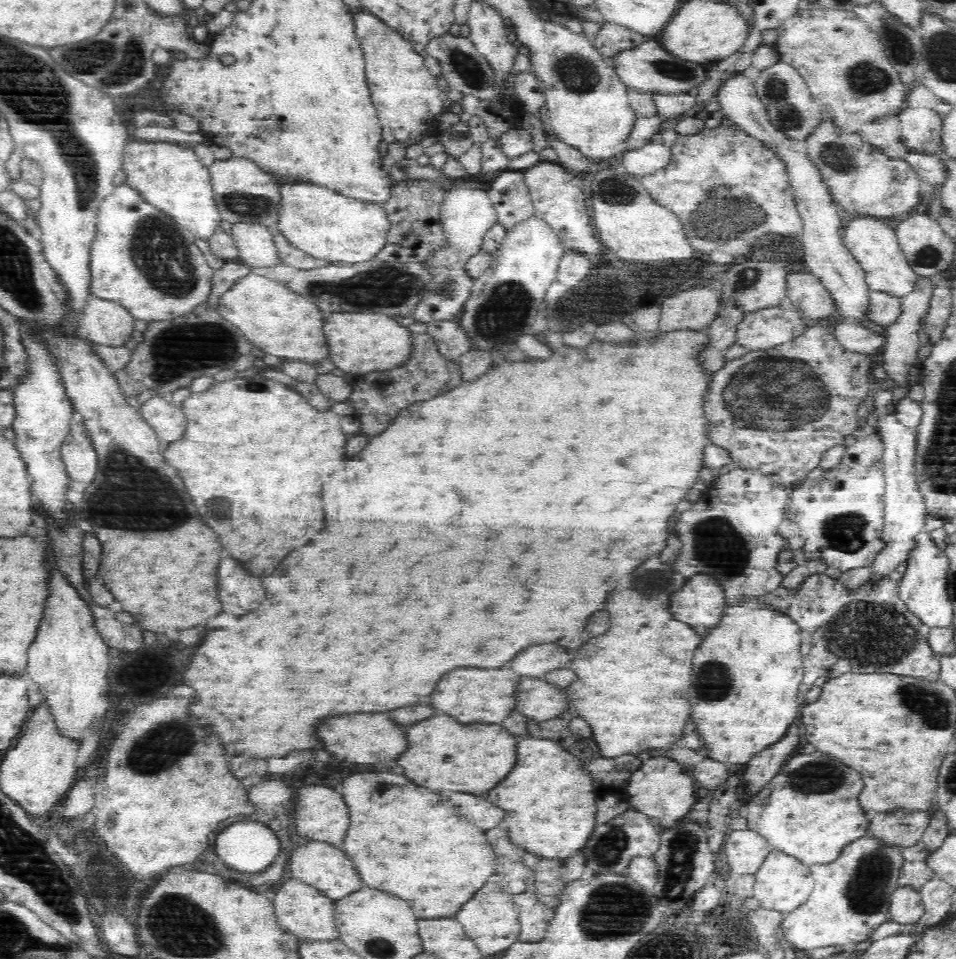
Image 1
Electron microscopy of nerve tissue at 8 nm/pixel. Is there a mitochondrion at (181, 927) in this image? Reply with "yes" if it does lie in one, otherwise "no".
yes

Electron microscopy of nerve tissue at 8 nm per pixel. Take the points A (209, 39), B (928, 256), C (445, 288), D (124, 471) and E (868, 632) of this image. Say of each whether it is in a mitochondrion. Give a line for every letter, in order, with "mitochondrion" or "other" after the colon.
A: other
B: mitochondrion
C: mitochondrion
D: mitochondrion
E: mitochondrion

